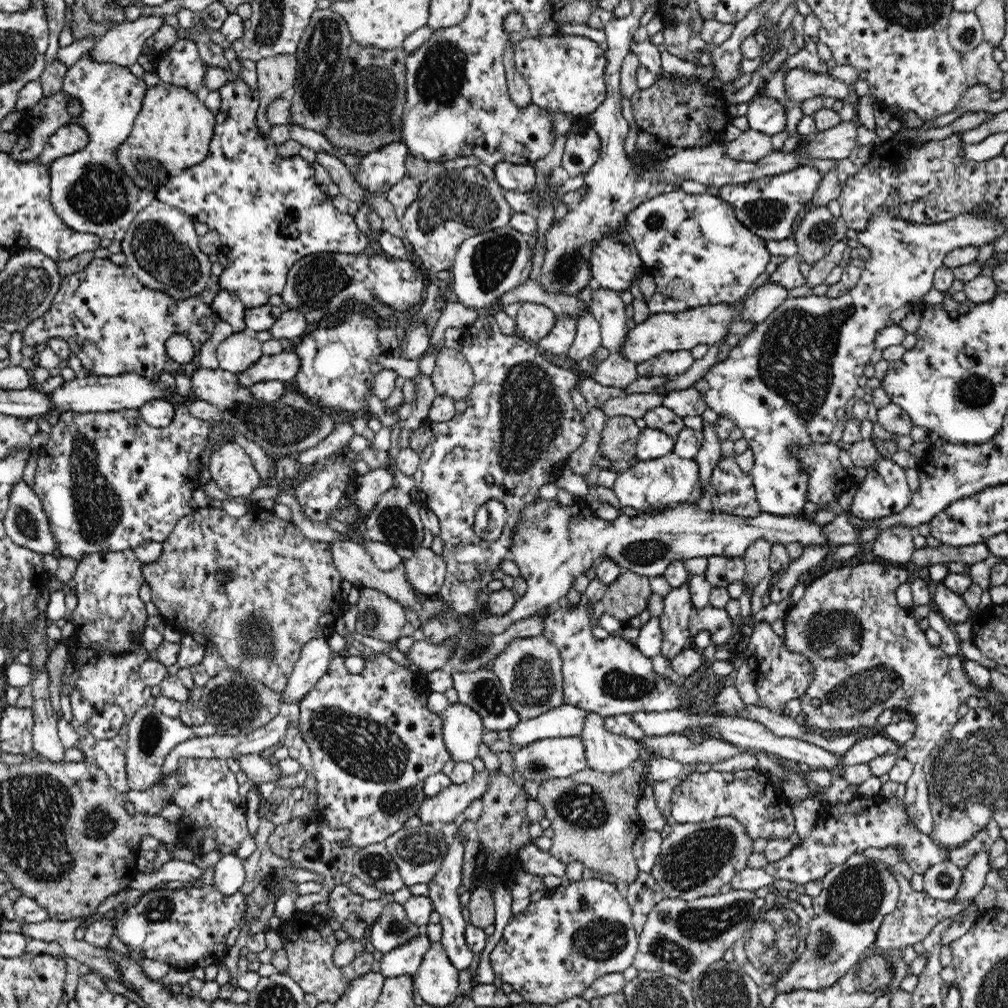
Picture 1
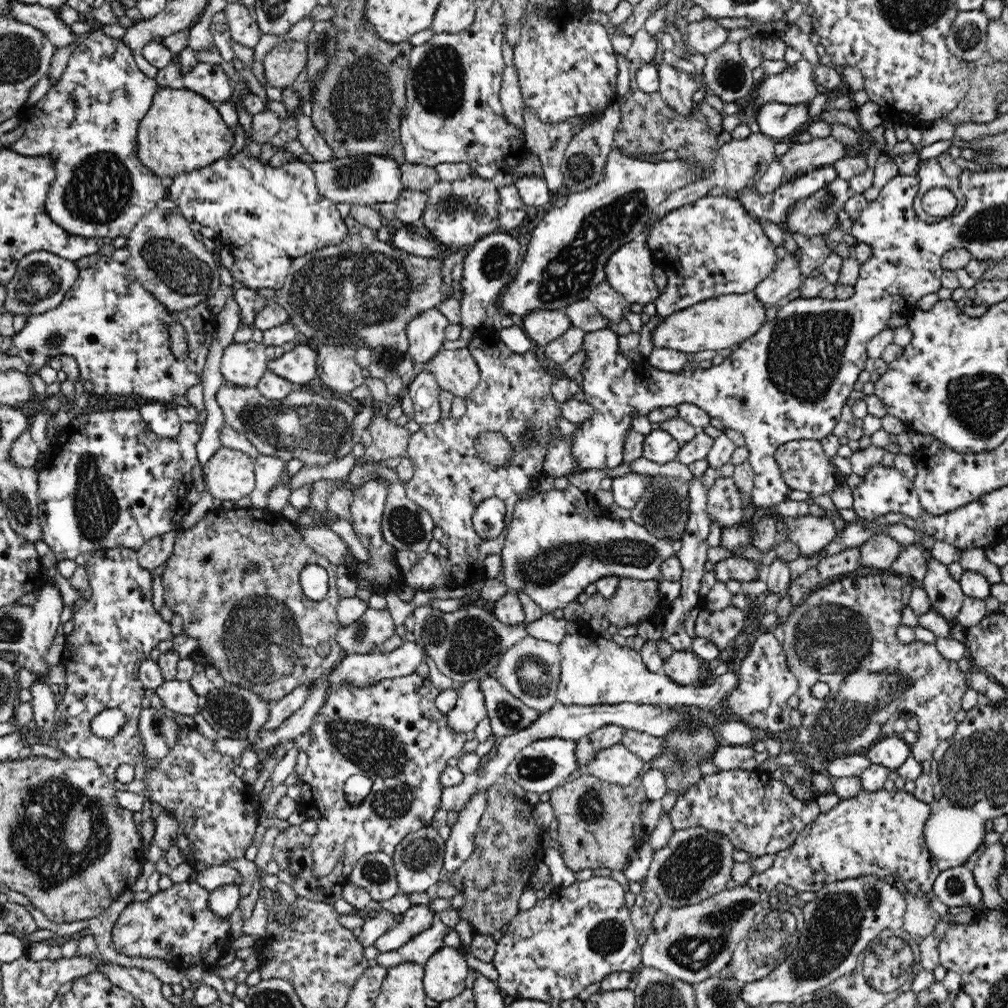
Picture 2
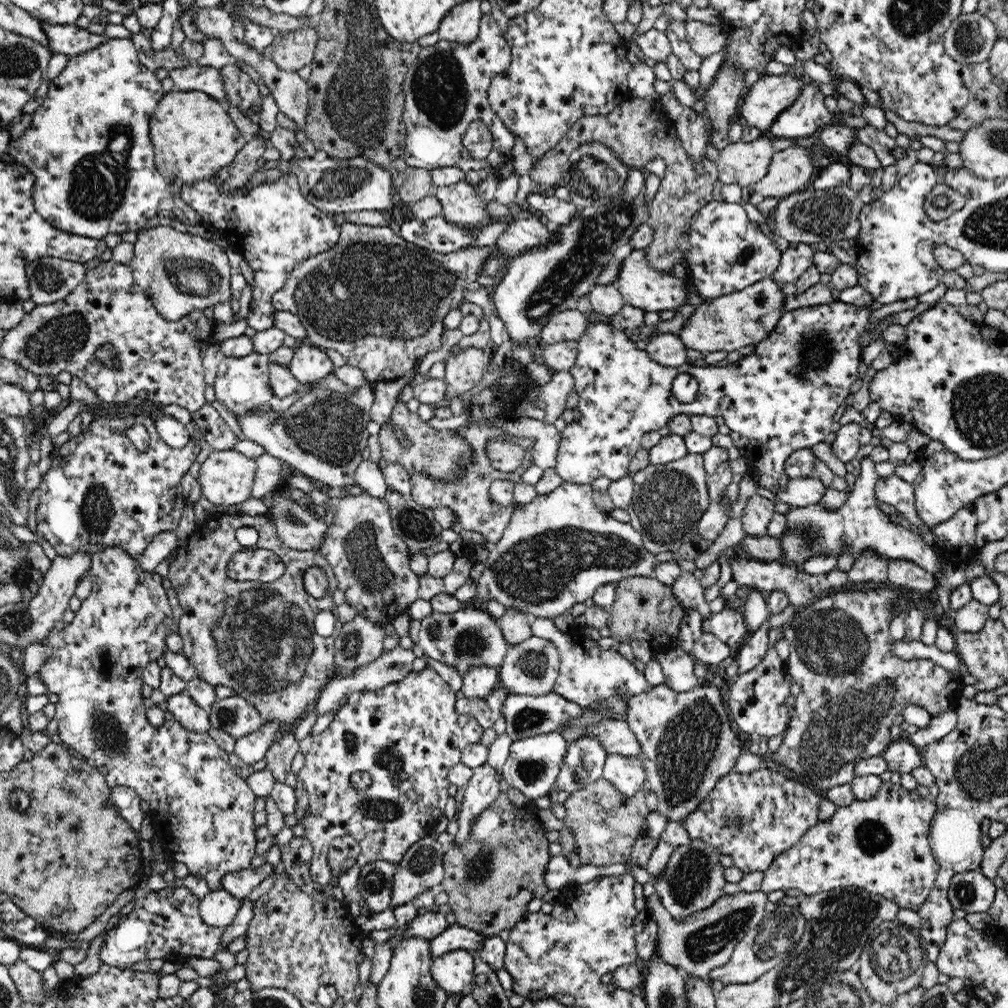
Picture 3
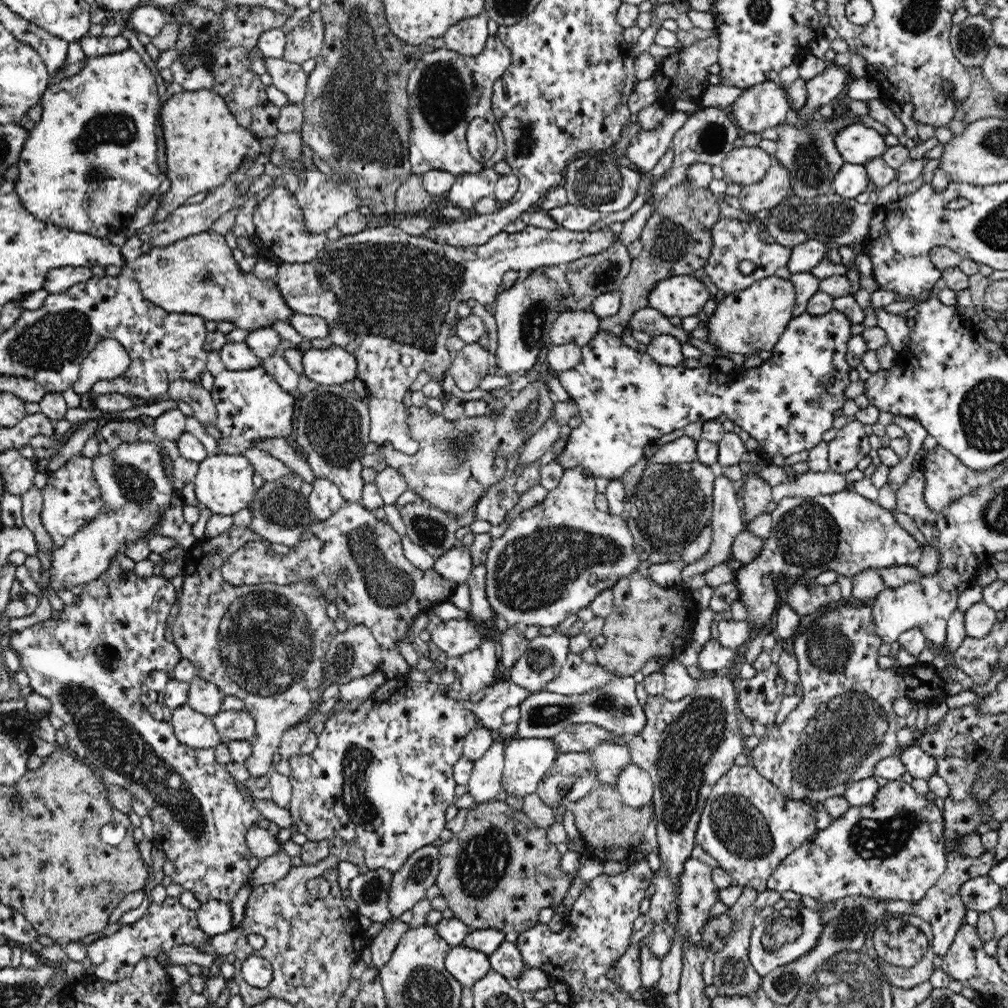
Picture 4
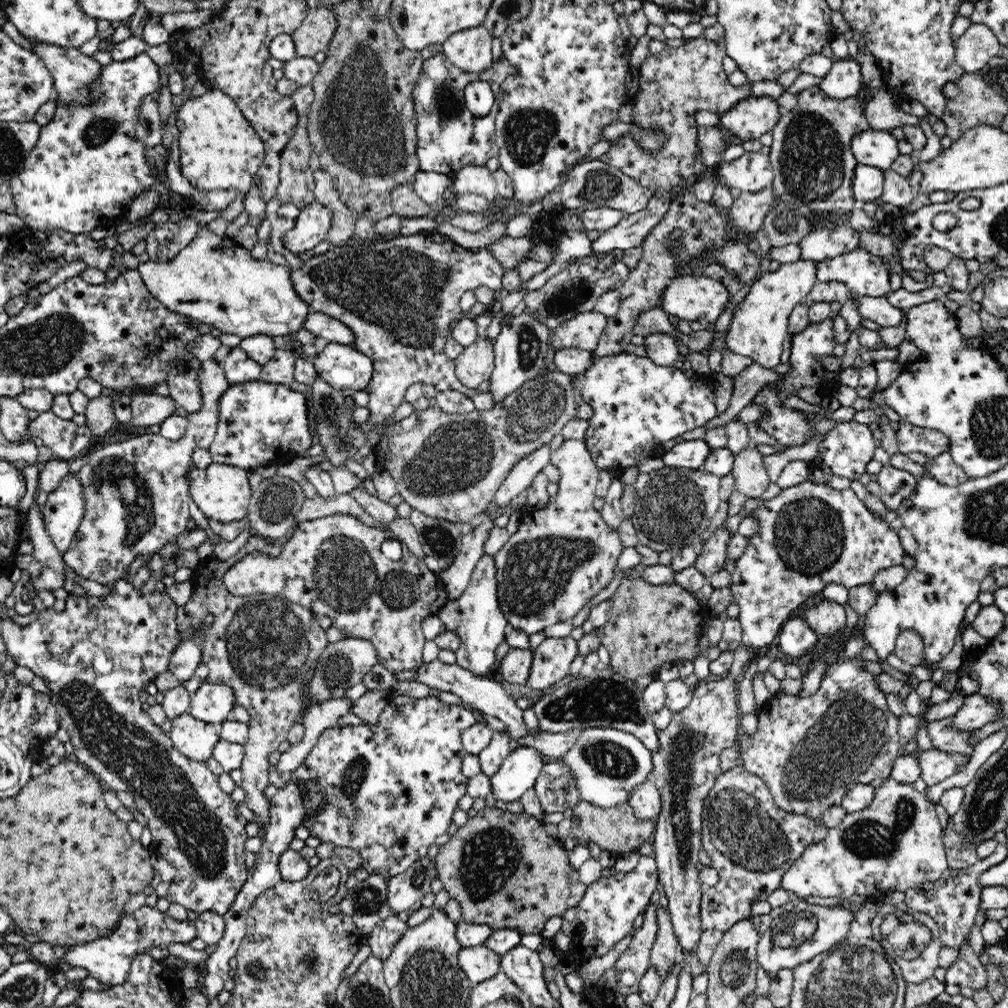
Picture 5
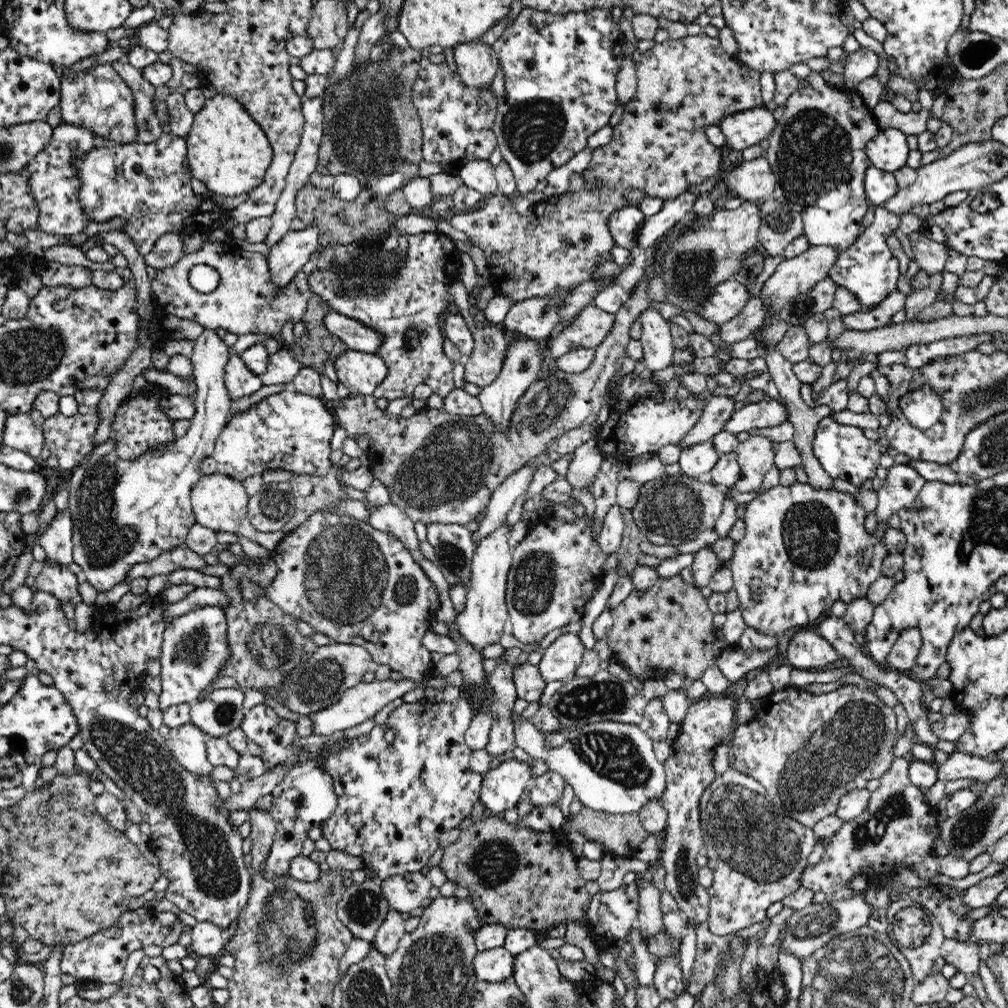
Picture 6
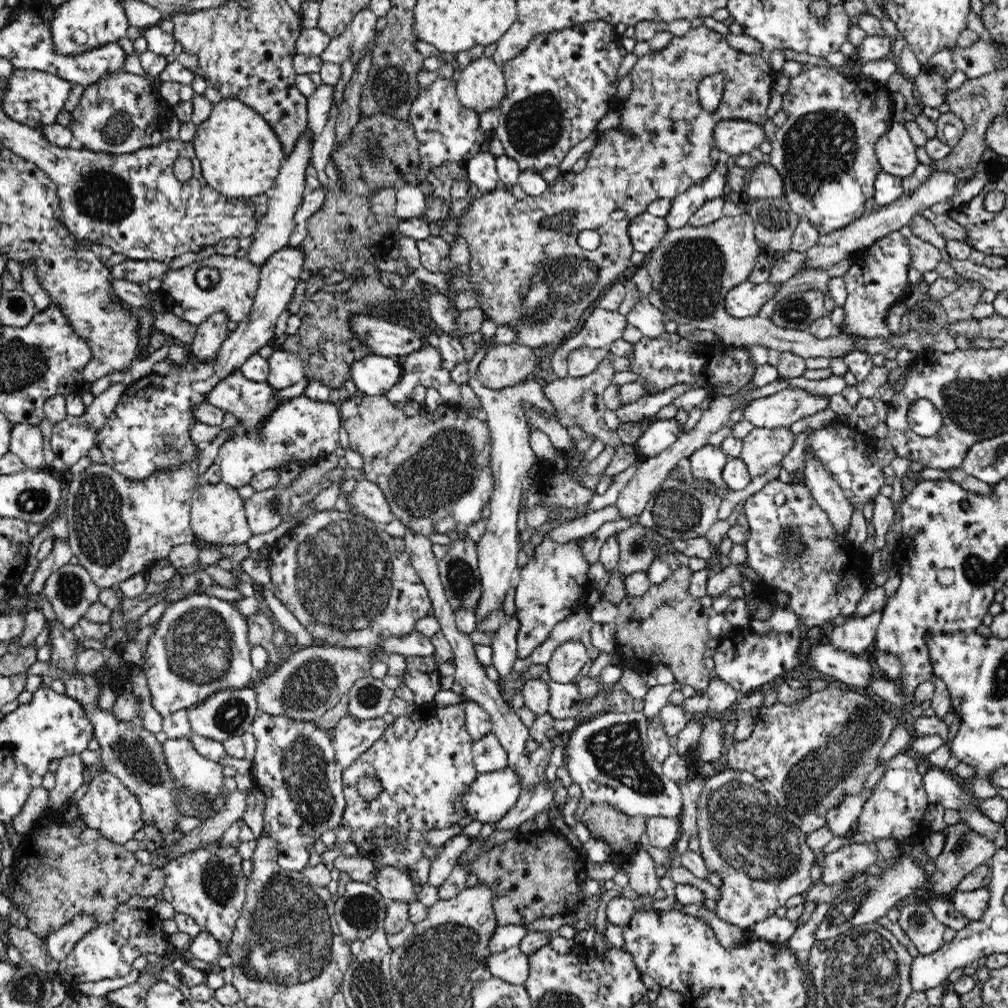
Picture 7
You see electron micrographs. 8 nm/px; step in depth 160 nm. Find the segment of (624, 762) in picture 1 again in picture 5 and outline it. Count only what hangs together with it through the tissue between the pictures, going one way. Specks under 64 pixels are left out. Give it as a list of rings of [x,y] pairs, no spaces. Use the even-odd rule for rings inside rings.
[[[648,779],[634,786],[627,801],[634,815],[642,820],[656,821],[661,812],[661,797],[657,786]]]

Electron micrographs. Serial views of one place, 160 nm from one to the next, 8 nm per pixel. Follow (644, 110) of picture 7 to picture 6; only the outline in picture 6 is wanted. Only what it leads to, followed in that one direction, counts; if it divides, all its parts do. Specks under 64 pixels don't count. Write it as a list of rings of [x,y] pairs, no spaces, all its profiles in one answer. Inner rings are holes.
[[[699,33],[678,40],[668,38],[641,53],[635,62],[637,91],[634,99],[625,104],[622,120],[613,126],[610,143],[593,150],[593,159],[583,172],[585,178],[605,180],[605,187],[601,191],[590,193],[582,189],[579,193],[566,192],[545,197],[532,205],[526,217],[516,213],[512,197],[496,193],[488,196],[480,210],[448,216],[456,230],[464,232],[472,238],[473,244],[484,250],[491,266],[488,282],[496,292],[509,296],[515,303],[530,296],[546,296],[560,286],[570,288],[586,278],[592,278],[595,275],[592,271],[594,264],[609,259],[609,252],[616,245],[608,231],[606,218],[610,212],[626,207],[626,203],[621,201],[624,200],[622,192],[626,188],[638,188],[644,190],[648,197],[671,201],[683,195],[690,186],[700,185],[711,176],[722,175],[720,148],[709,141],[704,133],[704,125],[719,125],[724,118],[751,110],[754,106],[762,106],[764,102],[759,83],[761,73],[746,67],[736,55],[726,53],[721,44],[719,37]]]

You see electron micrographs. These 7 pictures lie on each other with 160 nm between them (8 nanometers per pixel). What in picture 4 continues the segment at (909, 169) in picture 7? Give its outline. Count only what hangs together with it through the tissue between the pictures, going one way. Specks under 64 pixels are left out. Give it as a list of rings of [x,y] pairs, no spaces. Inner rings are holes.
[[[855,121],[834,132],[834,147],[842,155],[842,161],[862,165],[887,149],[882,133],[871,126]]]

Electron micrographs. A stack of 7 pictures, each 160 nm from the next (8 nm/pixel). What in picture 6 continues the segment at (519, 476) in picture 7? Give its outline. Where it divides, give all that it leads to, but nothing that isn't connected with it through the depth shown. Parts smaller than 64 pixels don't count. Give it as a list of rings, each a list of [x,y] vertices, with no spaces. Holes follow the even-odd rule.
[[[516,336],[507,345],[507,354],[498,377],[488,387],[482,387],[480,390],[478,399],[484,409],[484,413],[491,418],[491,421],[499,428],[500,432],[504,432],[508,428],[512,412],[514,412],[518,400],[534,382],[539,380],[538,372],[542,368],[544,359],[541,344],[546,345],[546,340],[529,337],[519,338],[519,336]],[[502,523],[492,534],[479,540],[471,562],[470,582],[467,587],[466,605],[462,612],[456,612],[456,631],[460,641],[466,641],[474,651],[482,655],[483,649],[501,642],[504,624],[509,614],[506,608],[506,578],[512,557],[508,545],[510,527]]]

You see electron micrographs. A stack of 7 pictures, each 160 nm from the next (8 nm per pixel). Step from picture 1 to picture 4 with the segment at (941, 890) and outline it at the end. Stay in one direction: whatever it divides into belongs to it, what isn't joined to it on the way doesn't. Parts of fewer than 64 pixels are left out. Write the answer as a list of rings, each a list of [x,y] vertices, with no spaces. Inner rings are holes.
[[[980,876],[958,888],[958,895],[967,909],[976,912],[990,912],[1003,902],[1002,887],[994,883],[990,876]]]

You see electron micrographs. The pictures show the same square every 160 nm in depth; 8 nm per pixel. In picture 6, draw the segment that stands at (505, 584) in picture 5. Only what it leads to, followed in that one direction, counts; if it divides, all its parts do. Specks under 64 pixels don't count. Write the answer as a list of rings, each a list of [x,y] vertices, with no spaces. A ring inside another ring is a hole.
[[[594,439],[581,443],[574,452],[564,456],[571,456],[565,477],[572,486],[572,490],[584,488],[589,490],[596,473],[601,468],[601,463],[606,459],[598,443]],[[580,512],[580,515],[576,516],[576,518],[574,518],[572,521],[564,521],[562,519],[556,518],[555,516],[545,514],[543,520],[544,527],[542,530],[532,529],[530,534],[526,533],[524,538],[510,550],[512,564],[510,564],[510,570],[508,570],[508,576],[506,578],[505,604],[512,623],[513,635],[523,643],[539,643],[544,638],[544,636],[550,632],[550,630],[562,628],[562,626],[566,626],[568,622],[572,622],[574,619],[578,618],[578,616],[582,616],[584,605],[586,605],[588,601],[593,598],[594,592],[597,592],[600,588],[601,577],[604,573],[604,564],[606,564],[606,558],[608,556],[608,554],[602,552],[602,549],[597,543],[596,536],[593,536],[593,532],[595,531],[595,518],[593,518],[593,516],[583,515],[583,513]]]

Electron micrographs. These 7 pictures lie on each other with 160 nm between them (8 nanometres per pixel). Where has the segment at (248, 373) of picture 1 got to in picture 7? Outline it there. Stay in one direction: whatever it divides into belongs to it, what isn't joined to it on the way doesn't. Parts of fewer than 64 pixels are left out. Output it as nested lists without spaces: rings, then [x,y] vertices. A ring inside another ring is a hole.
[[[370,354],[355,361],[350,372],[358,394],[385,396],[400,379],[402,368],[395,358]]]

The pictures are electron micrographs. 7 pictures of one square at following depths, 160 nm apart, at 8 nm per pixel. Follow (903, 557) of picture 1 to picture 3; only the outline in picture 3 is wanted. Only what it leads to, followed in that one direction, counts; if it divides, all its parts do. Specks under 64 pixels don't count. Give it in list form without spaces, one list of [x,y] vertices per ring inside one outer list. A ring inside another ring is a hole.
[[[862,550],[847,573],[849,581],[854,584],[878,584],[887,581],[888,569],[888,558],[873,550]]]

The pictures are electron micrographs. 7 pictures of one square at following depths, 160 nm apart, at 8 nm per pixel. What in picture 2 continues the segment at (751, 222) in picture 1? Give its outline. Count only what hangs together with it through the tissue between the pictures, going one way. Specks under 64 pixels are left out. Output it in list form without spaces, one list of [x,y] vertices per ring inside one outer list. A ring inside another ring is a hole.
[[[826,165],[816,168],[816,170],[808,170],[802,176],[794,176],[794,178],[783,180],[770,193],[758,192],[754,184],[747,188],[742,188],[742,190],[736,190],[736,199],[740,201],[740,206],[746,210],[746,213],[750,214],[750,217],[754,217],[756,221],[771,222],[780,227],[785,227],[788,211],[792,209],[794,204],[798,204],[802,200],[807,199],[811,194],[814,194],[817,190],[826,187],[836,177],[834,167],[832,165]]]

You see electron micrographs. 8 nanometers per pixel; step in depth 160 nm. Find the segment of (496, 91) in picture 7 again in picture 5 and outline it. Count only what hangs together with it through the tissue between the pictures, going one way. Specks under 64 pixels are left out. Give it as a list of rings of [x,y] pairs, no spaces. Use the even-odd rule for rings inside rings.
[[[483,25],[450,34],[441,46],[453,65],[464,72],[482,72],[492,64],[492,36]]]

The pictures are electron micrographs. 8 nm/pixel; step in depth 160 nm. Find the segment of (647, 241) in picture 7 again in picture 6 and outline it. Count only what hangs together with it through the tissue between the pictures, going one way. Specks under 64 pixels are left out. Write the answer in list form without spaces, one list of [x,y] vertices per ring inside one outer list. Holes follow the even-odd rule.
[[[632,205],[610,212],[610,216],[606,218],[608,221],[606,225],[615,244],[624,246],[624,248],[634,248],[636,230],[644,222],[644,216],[645,214],[638,210],[638,207]]]

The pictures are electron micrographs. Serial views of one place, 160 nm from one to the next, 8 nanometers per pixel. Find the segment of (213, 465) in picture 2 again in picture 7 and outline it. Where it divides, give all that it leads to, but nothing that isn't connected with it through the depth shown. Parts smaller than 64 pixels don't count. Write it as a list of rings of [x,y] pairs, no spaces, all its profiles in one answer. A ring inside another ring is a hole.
[[[202,482],[196,487],[191,502],[191,525],[195,536],[208,544],[235,544],[239,545],[250,540],[253,536],[247,523],[245,500],[240,497],[238,489],[226,484]]]

